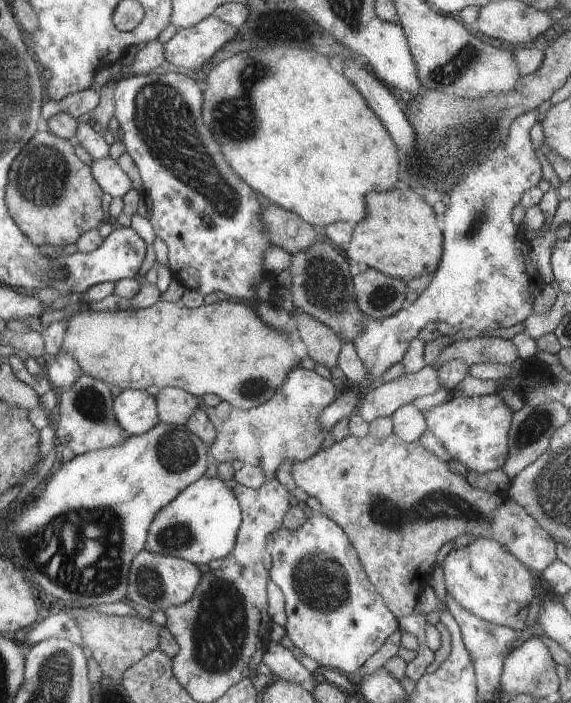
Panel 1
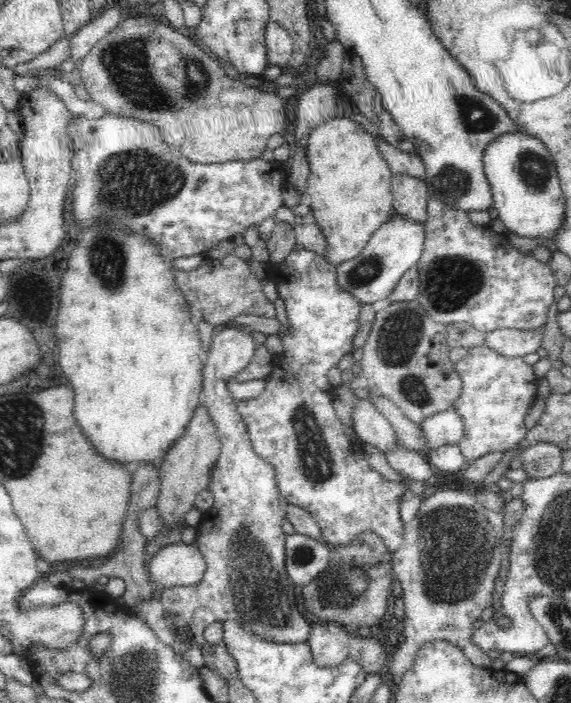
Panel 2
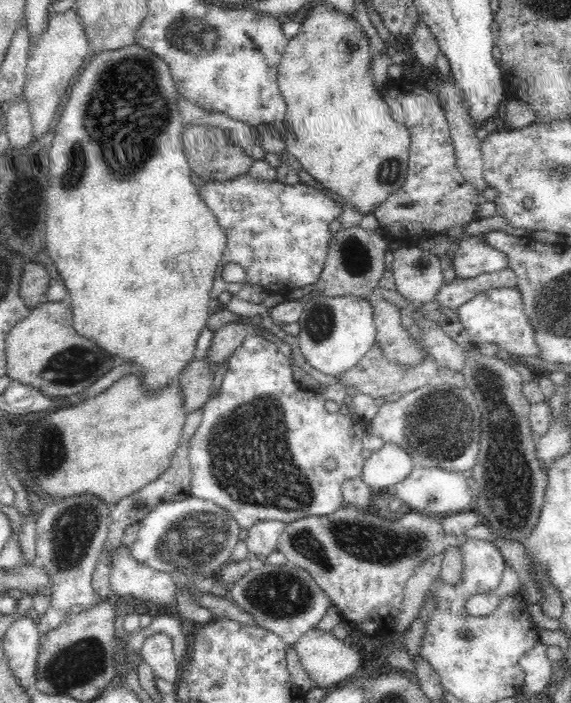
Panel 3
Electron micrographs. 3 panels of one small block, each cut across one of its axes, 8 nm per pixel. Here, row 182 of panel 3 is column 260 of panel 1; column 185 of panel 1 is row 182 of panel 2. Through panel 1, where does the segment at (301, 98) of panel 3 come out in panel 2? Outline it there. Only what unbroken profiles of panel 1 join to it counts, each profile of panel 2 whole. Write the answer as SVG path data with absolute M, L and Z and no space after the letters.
M344 116L328 120L308 134L306 160L310 166L306 188L308 204L328 244L326 260L334 266L346 264L354 260L374 232L388 222L388 212L394 210L394 172L382 158L374 136L362 124Z

